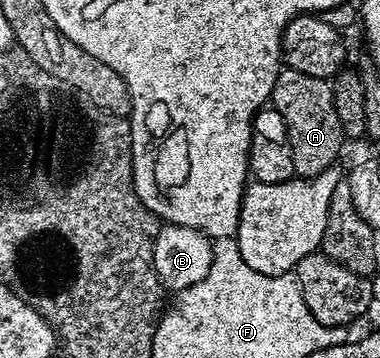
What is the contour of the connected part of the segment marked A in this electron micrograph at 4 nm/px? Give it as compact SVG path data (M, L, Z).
M282 69L275 80L271 106L283 116L291 140L291 152L297 158L332 158L336 163L342 157L341 145L346 145L347 139L335 110L333 87L325 81L319 74Z

